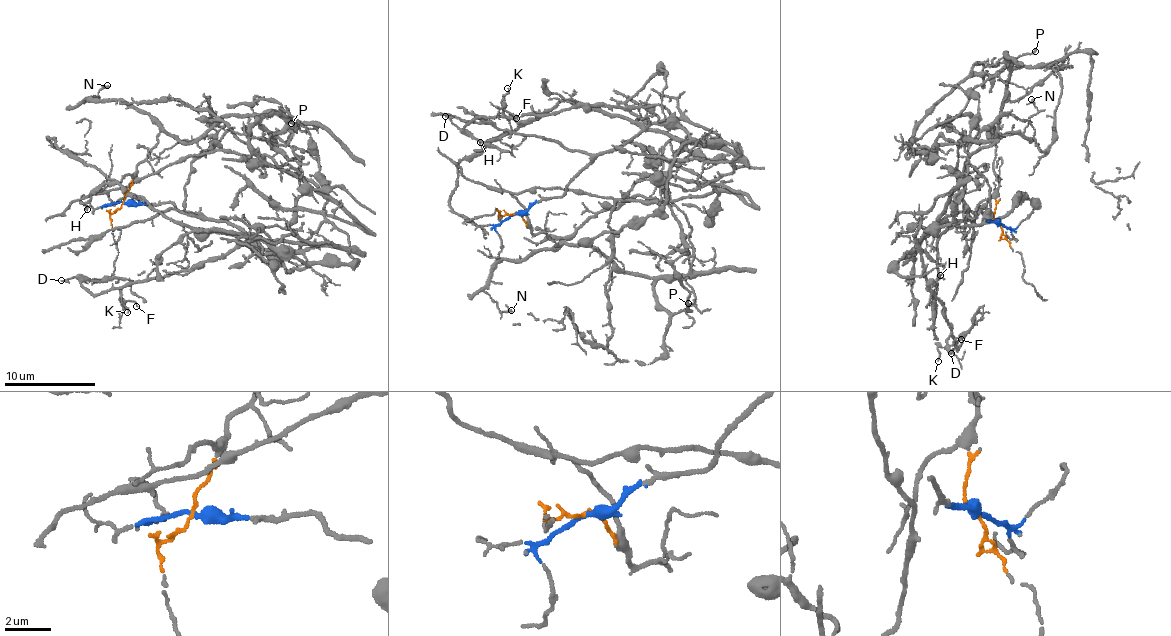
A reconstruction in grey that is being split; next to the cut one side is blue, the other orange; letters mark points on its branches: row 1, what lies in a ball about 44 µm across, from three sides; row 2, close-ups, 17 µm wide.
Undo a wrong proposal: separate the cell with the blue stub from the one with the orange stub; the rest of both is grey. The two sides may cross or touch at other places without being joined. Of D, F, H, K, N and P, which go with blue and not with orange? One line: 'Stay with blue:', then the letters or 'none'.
Stay with blue: D, F, H, K

